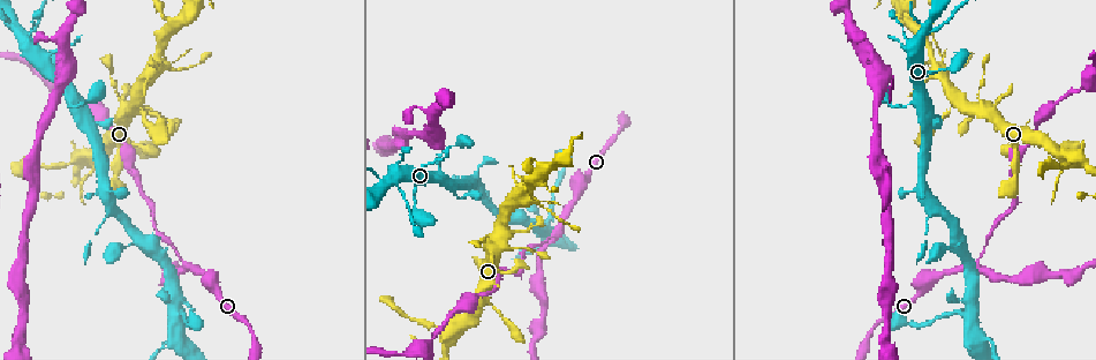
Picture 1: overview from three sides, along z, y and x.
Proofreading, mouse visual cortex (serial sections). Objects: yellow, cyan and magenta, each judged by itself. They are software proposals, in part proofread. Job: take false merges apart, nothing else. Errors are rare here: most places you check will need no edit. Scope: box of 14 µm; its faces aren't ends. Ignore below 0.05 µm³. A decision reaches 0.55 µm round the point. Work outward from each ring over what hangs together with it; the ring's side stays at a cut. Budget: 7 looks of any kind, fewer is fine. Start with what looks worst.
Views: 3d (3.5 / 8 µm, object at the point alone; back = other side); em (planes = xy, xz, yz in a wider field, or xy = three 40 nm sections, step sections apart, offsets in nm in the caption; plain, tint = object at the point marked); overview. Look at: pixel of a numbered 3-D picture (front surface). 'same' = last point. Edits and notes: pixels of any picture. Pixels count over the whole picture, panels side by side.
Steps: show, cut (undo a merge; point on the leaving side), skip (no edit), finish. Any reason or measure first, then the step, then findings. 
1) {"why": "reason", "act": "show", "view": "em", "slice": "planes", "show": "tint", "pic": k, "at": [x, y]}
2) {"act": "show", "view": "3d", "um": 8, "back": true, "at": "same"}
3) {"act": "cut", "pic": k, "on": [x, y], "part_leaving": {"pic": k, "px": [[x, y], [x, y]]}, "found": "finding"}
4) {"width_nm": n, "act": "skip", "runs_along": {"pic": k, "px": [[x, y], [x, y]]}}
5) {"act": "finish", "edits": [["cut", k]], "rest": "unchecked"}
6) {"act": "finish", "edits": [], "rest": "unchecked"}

{"why": "arms part here", "act": "show", "view": "3d", "um": 3.5, "pic": 1, "at": [935, 67]}

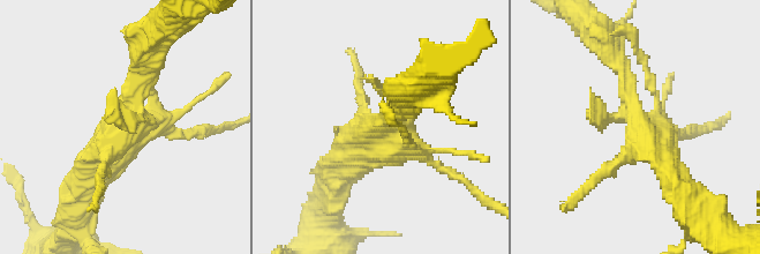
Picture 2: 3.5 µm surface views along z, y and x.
{"why": "need the tissue", "act": "show", "view": "em", "slice": "xy", "step": 1, "show": "tint", "pic": 2, "at": [383, 126]}

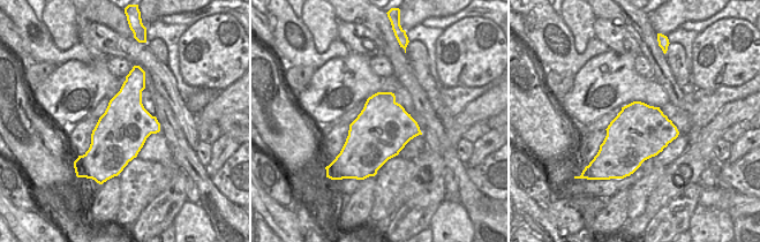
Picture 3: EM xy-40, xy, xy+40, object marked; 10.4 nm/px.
{"width_nm": 600, "act": "skip", "runs_along": {"pic": 2, "px": [[676, 182], [614, 59]]}, "found": "continuous, no second cell"}

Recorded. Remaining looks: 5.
{"why": "sharp bend", "act": "show", "view": "3d", "um": 3.5, "back": true, "pic": 1, "at": [71, 160]}

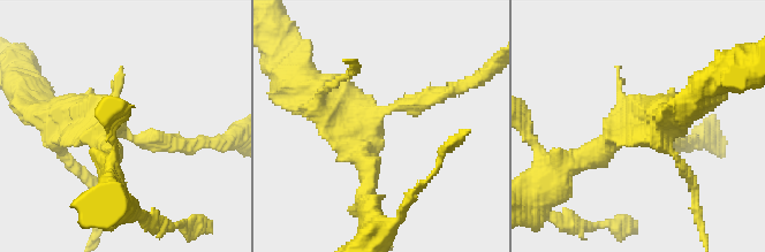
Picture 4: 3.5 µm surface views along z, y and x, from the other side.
{"act": "skip", "runs_along": {"pic": 4, "px": [[42, 113], [169, 142]]}, "found": "continuous, no second cell"}

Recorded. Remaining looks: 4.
{"why": "three-way junction", "act": "show", "view": "3d", "um": 3.5, "back": true, "pic": 1, "at": [978, 266]}

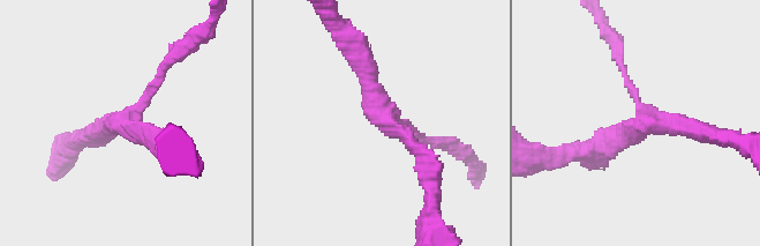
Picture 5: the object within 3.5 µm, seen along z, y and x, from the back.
{"act": "show", "view": "em", "slice": "xy", "step": 1, "show": "tint", "pic": 5, "at": [384, 110]}

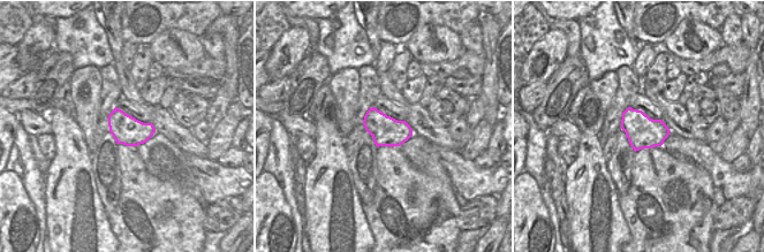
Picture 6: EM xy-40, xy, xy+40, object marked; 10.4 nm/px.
{"arm_widths_nm": [150, 250, 250], "act": "skip", "runs_along": {"pic": 5, "px": [[710, 134], [652, 124], [618, 59]]}, "found": "all the same cell"}

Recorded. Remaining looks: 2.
{"act": "finish", "edits": [], "rest": "unchecked"}

